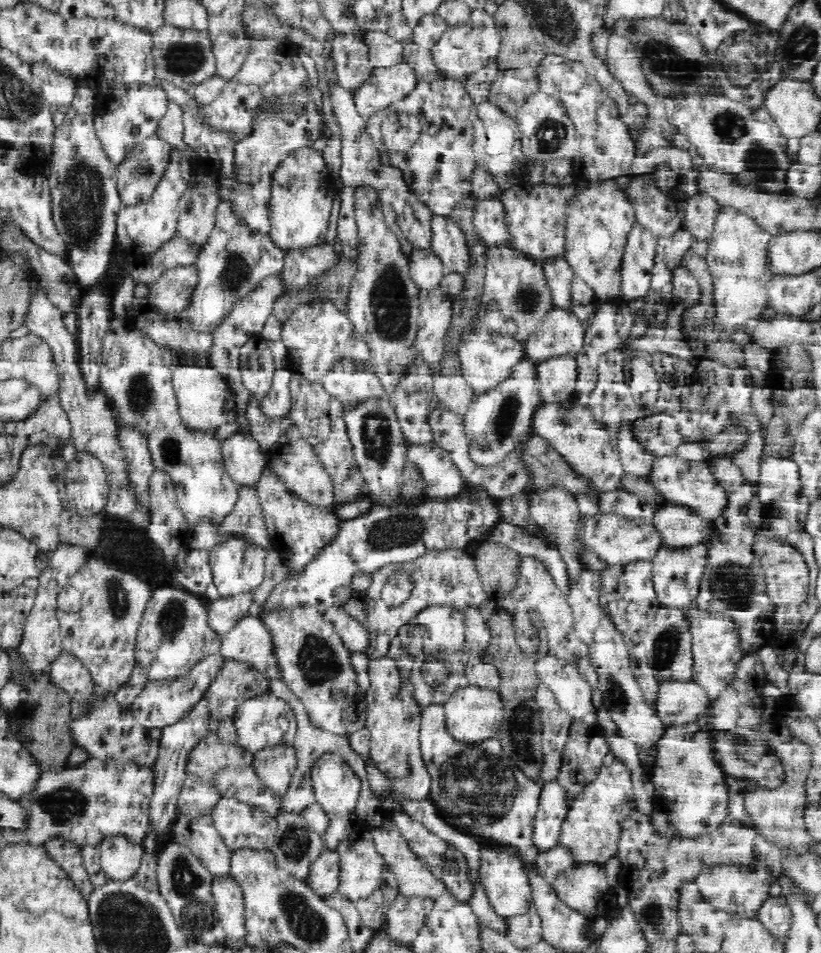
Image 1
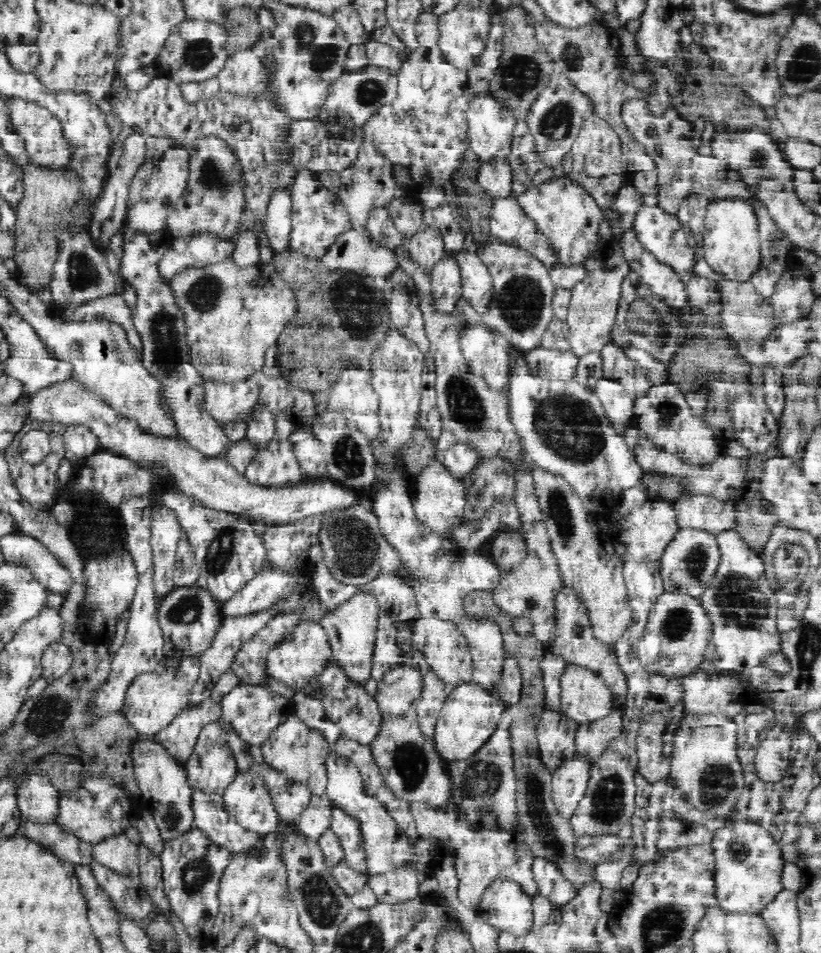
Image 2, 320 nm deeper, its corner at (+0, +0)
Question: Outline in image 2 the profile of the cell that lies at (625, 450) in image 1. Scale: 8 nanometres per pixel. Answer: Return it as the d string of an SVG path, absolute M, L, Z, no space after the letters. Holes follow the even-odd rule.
M604 378L598 382L594 392L601 399L611 426L621 435L621 431L630 426L630 420L635 419L633 401L623 396L622 388L616 382L608 382Z

